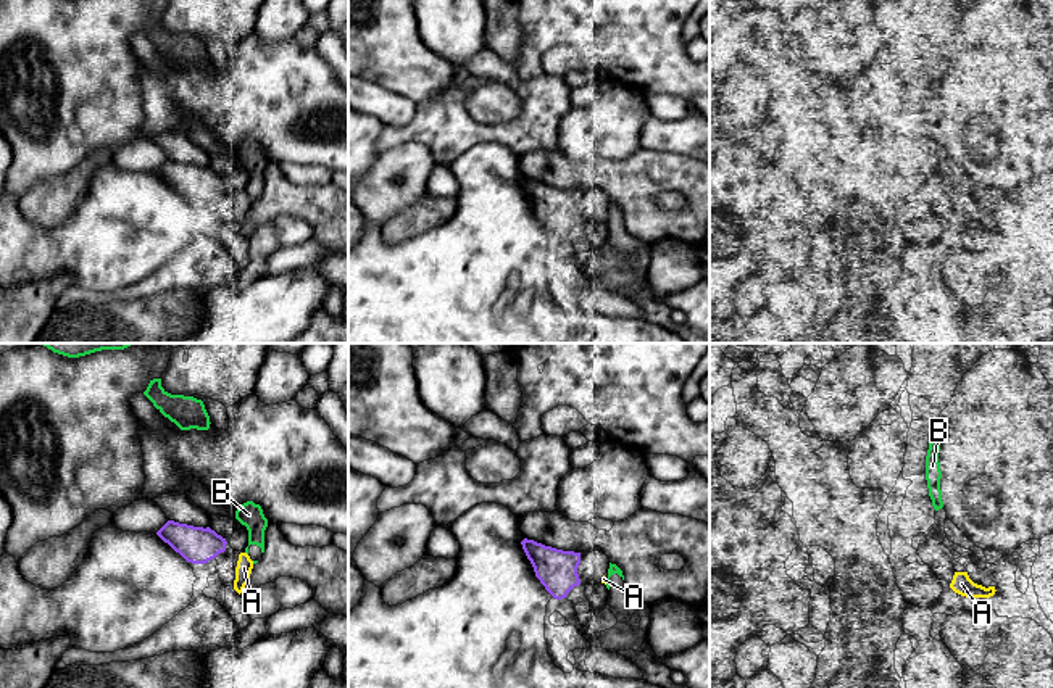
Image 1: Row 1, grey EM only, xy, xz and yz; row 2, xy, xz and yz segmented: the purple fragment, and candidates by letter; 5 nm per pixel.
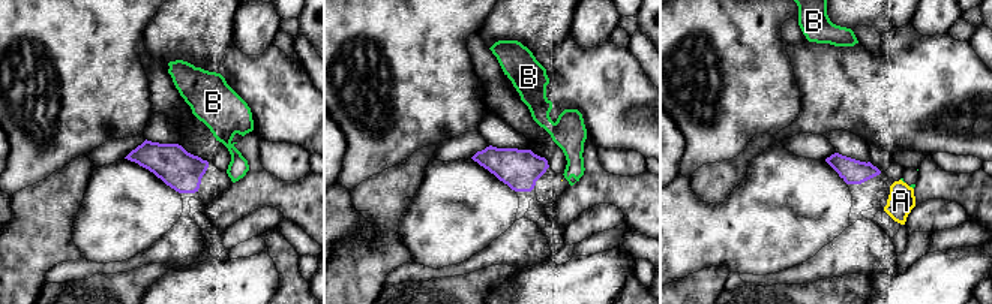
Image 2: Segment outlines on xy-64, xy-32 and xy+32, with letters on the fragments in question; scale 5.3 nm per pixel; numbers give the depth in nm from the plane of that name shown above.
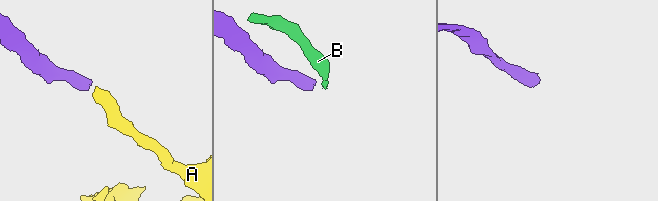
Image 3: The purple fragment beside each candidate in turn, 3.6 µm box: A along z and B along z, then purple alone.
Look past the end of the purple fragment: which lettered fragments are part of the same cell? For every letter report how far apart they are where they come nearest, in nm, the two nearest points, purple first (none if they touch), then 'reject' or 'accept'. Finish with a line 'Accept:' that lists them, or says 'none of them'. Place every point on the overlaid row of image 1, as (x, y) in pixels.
A: 80 nm | xy (224, 550), (239, 555) | accept
B: 100 nm | xy (226, 543), (245, 548) | reject
Accept: A

